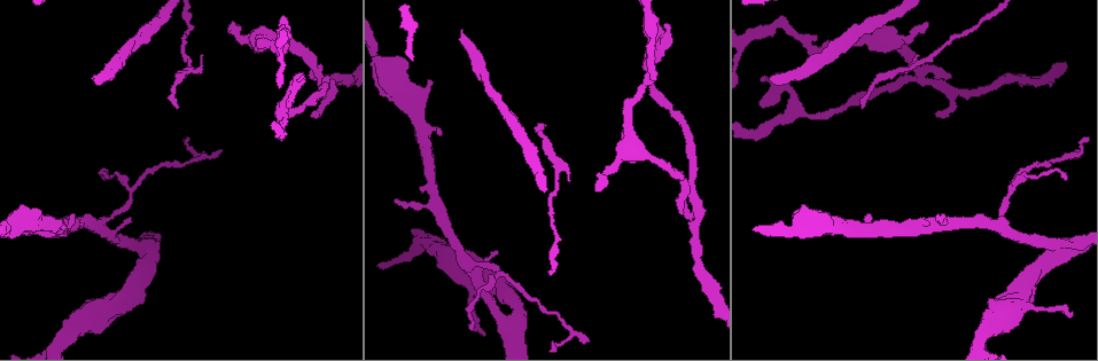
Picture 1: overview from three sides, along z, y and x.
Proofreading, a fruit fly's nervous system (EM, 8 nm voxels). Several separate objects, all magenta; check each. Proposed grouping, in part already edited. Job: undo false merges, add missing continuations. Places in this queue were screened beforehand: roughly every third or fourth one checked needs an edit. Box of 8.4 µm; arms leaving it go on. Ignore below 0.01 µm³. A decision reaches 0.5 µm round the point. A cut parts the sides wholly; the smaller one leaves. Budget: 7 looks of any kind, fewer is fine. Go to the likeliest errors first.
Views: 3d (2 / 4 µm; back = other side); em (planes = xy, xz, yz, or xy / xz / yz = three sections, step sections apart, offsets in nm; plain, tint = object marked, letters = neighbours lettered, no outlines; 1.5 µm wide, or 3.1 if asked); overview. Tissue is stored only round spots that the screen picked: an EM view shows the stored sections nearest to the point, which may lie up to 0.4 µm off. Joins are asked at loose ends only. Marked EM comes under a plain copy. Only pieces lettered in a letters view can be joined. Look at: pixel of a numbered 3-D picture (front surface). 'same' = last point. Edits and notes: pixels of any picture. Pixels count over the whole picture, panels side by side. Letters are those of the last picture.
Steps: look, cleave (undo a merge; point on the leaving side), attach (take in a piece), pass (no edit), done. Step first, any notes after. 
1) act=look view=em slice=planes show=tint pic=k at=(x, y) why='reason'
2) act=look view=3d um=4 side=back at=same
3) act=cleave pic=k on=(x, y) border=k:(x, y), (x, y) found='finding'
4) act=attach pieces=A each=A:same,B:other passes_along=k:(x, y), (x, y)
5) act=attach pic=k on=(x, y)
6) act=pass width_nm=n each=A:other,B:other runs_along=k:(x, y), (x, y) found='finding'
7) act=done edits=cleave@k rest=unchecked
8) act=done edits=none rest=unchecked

act=look view=3d um=4 pic=1 at=(463, 29) why='an open end'

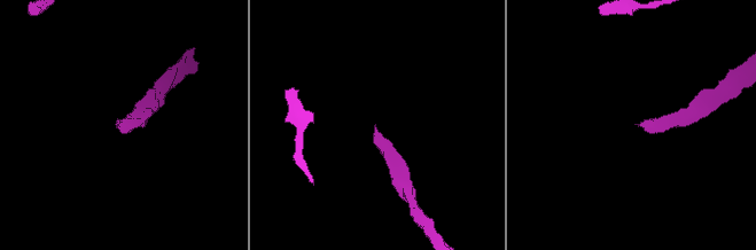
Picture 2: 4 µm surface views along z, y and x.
act=look view=em slice=planes show=letters pic=2 at=(641, 123) why='need the tissue'

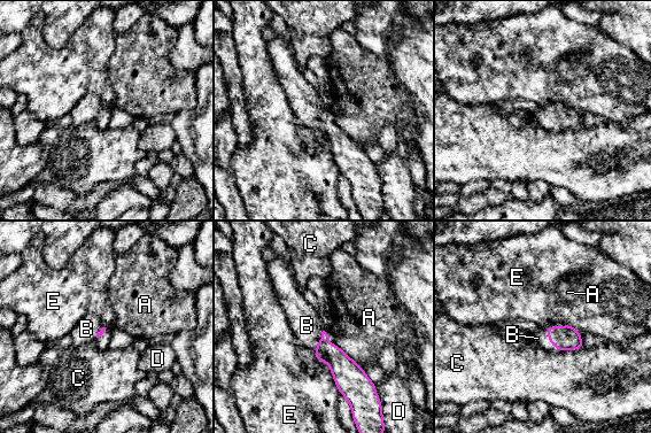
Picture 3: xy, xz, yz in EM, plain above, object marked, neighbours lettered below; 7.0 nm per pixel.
act=attach pic=3 on=(537, 338) each=A:other,B:same,C:other,D:other,E:other passes_along=3:(565, 338), (544, 330), (537, 338) found='it goes on there'

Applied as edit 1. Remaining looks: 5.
act=look view=em slice=planes show=letters pic=1 at=(921, 79) why='abrupt turn'

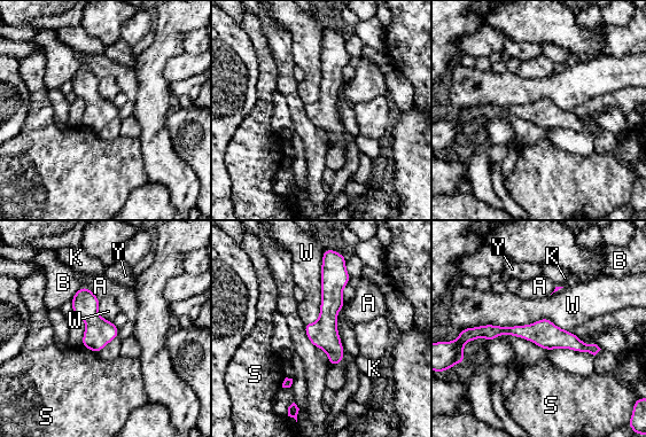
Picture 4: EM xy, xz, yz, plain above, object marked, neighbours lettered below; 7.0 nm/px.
act=pass each=A:other,B:other,K:other,S:other,W:other,Y:other border=4:(462, 328), (547, 318), (569, 332) found='one neuron here'

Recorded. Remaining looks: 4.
act=look view=3d um=2 pic=1 at=(64, 225)

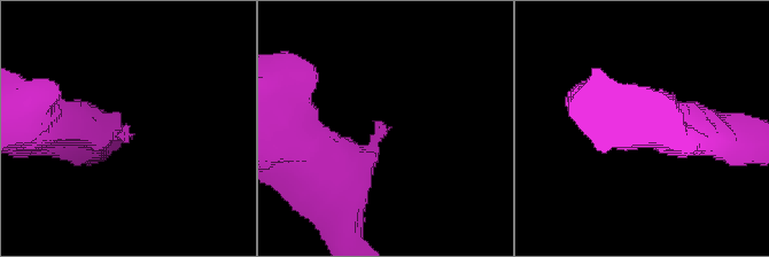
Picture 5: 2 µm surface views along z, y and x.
act=look view=em slice=planes show=letters pic=5 at=(123, 137) why='now the EM'

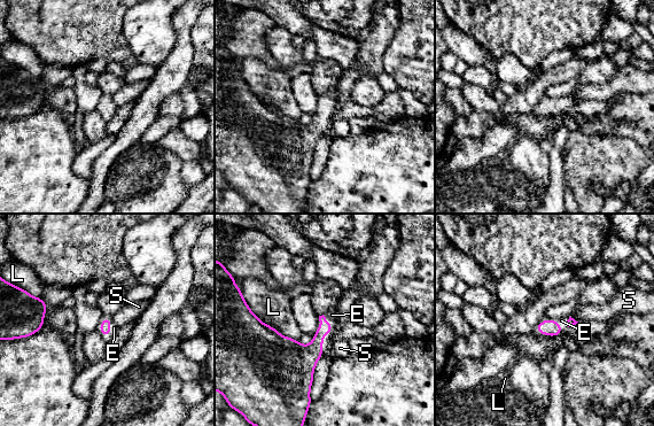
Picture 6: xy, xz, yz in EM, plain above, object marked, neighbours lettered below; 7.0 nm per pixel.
act=attach pic=6 on=(114, 327) each=E:same,L:other,S:other passes_along=6:(104, 327), (110, 325), (114, 327) found='the neuron continues'

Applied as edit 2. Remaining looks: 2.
act=done edits=attach@3,attach@6 rest=unchecked

